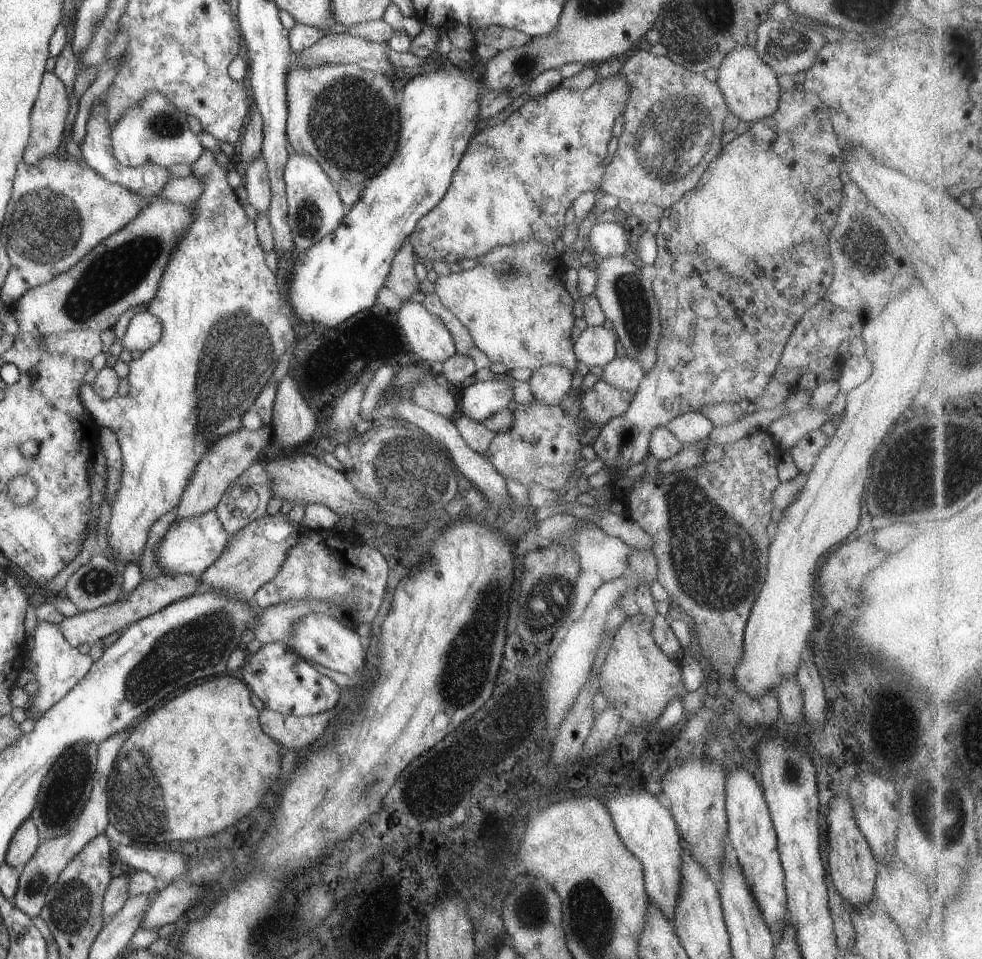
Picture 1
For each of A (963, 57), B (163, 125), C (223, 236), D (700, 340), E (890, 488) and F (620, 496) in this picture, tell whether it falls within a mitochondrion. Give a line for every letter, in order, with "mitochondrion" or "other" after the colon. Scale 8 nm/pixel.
A: other
B: mitochondrion
C: other
D: other
E: mitochondrion
F: other

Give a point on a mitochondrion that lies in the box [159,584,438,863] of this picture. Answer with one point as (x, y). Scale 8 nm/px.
(374, 783)

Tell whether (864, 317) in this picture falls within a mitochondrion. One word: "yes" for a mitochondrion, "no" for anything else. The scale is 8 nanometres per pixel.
no

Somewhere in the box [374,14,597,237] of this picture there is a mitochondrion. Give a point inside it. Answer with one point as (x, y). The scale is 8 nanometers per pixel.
(525, 63)

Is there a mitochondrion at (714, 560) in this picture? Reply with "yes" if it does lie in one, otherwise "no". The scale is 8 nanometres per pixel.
yes

